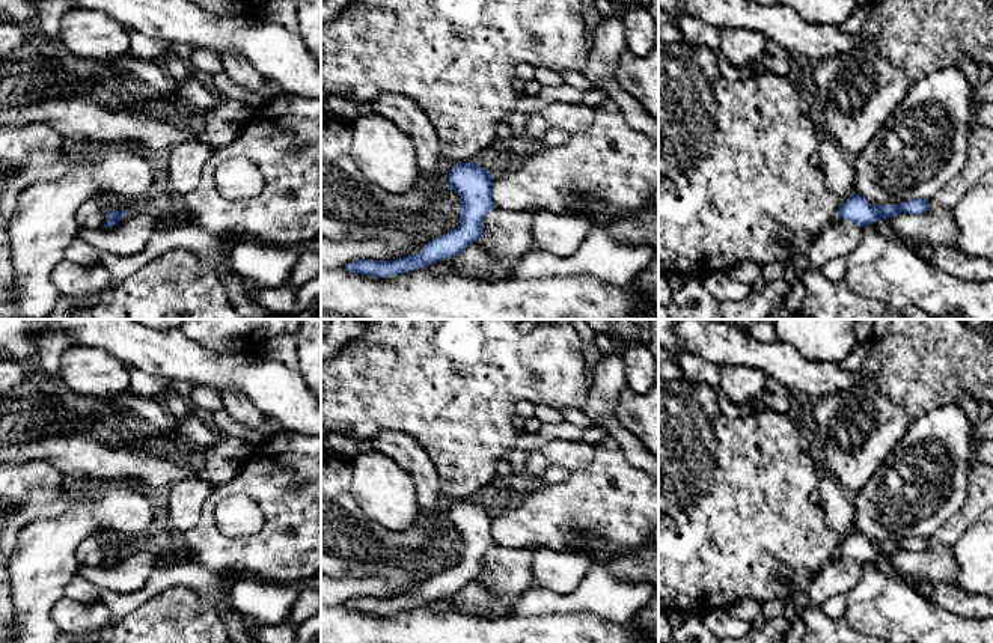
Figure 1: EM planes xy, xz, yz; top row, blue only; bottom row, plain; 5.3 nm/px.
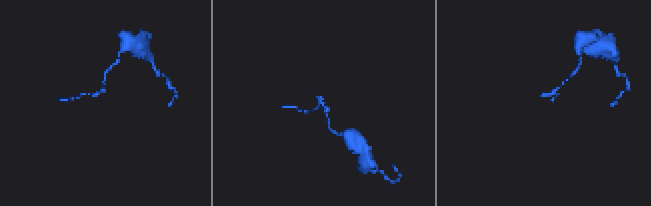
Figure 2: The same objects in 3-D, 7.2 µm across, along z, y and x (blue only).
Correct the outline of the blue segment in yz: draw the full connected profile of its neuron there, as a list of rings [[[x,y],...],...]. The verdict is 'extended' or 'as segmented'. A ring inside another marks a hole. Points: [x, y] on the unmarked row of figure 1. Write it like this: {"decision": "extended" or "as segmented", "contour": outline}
{"decision": "as segmented", "contour": [[[851,532],[839,542],[838,554],[853,559],[859,563],[869,563],[880,556],[894,556],[898,551],[919,553],[930,547],[930,539],[922,536],[910,536],[895,542],[872,542],[859,532]]]}

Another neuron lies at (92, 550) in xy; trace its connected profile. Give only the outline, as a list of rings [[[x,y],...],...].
[[[93,535],[78,545],[75,557],[80,566],[98,566],[104,563],[107,548],[107,544]]]

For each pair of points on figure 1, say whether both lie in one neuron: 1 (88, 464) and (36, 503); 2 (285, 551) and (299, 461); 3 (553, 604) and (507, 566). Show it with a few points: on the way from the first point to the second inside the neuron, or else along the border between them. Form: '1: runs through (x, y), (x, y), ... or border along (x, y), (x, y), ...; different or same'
1: border along (29, 460), (47, 460), (62, 473); different
2: runs through (297, 529), (297, 484); same
3: border along (535, 585), (517, 598), (510, 613); different

